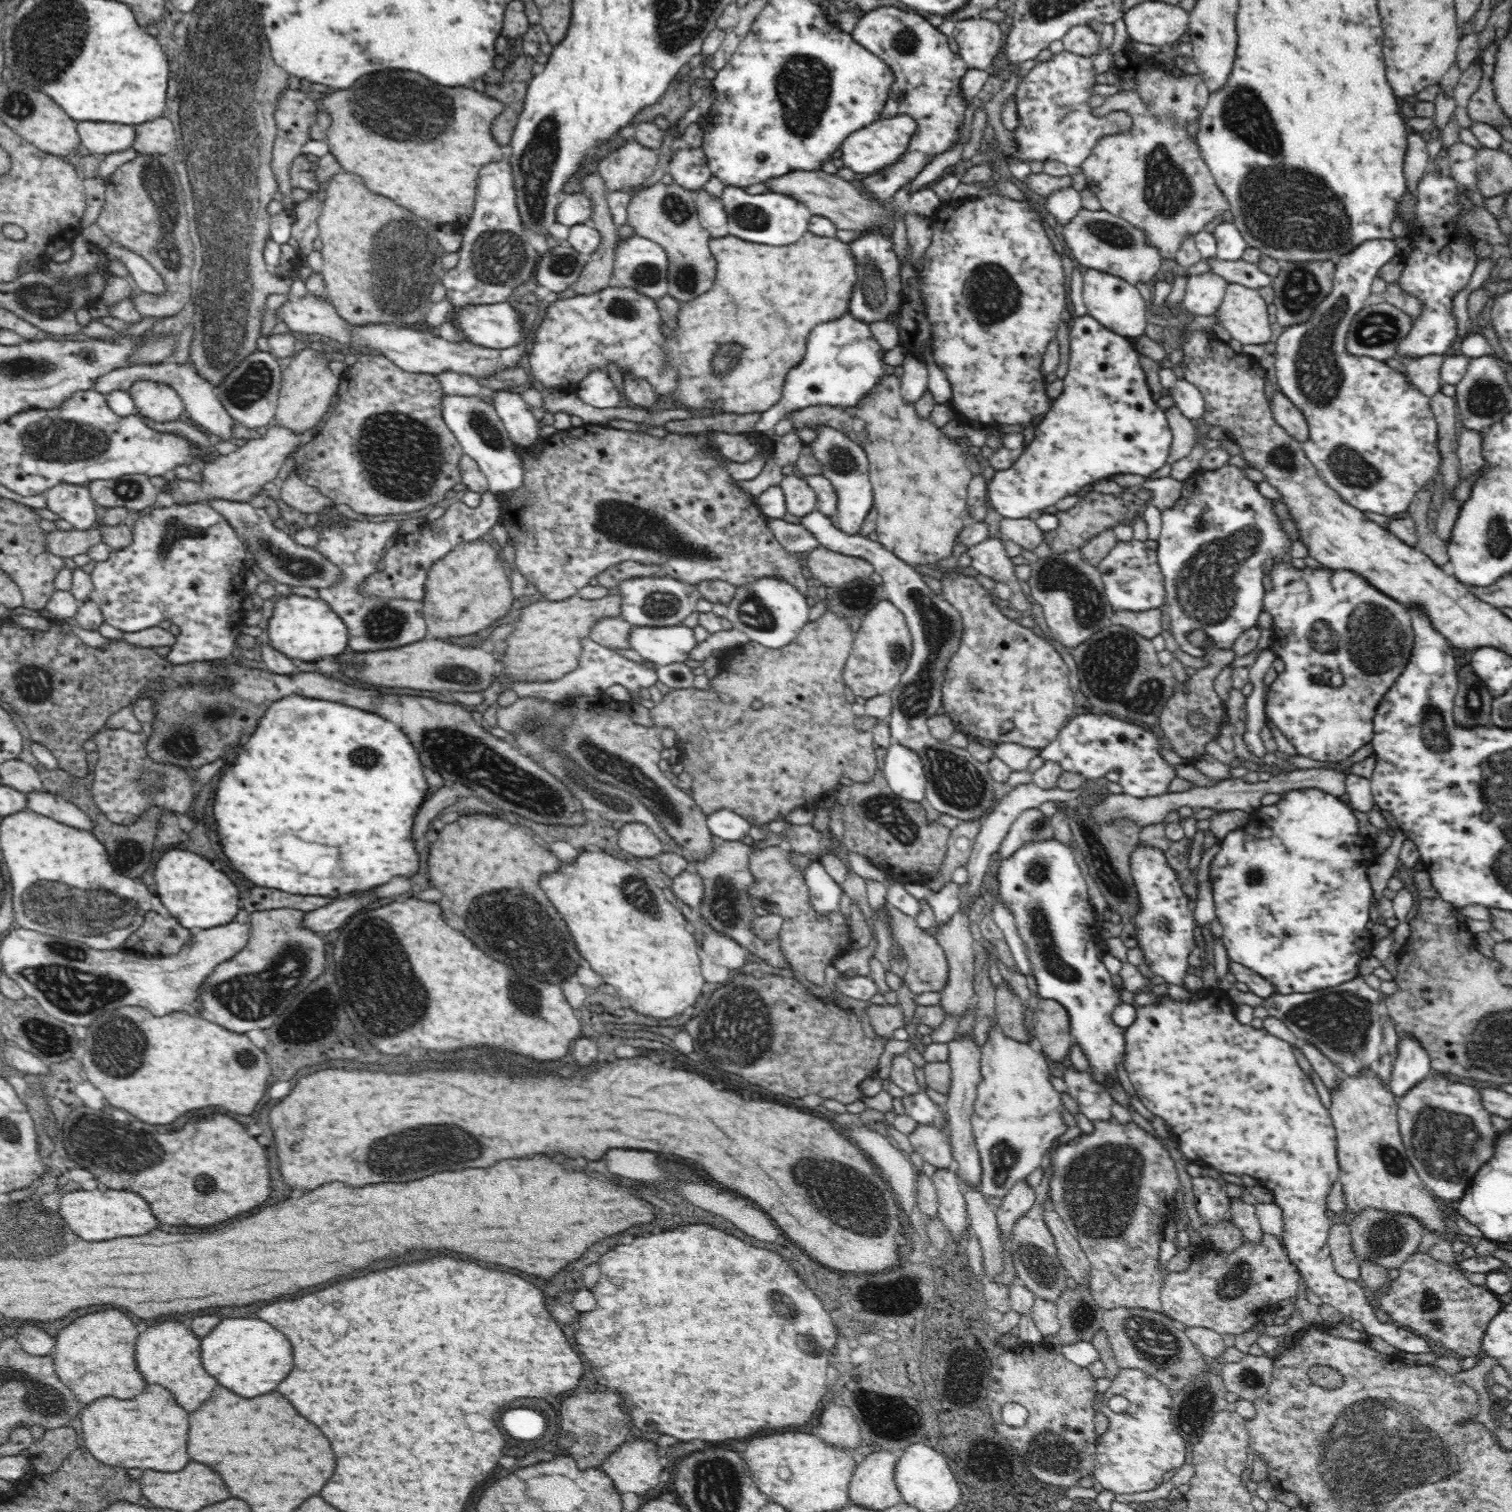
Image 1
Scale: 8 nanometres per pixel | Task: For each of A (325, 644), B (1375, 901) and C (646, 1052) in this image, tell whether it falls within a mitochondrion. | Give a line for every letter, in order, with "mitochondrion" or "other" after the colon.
A: other
B: other
C: other

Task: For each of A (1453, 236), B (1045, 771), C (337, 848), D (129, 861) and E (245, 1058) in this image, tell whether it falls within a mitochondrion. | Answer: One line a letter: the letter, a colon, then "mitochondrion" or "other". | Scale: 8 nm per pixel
A: other
B: other
C: other
D: mitochondrion
E: mitochondrion

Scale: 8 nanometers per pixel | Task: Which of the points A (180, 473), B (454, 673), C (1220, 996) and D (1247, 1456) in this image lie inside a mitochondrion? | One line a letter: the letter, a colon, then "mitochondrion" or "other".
A: other
B: mitochondrion
C: other
D: other

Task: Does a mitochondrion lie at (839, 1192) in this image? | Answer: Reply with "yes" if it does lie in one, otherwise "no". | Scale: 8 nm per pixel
yes

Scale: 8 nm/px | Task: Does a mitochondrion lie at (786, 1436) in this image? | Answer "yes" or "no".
no

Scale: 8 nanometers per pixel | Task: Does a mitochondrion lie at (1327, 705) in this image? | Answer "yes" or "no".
no

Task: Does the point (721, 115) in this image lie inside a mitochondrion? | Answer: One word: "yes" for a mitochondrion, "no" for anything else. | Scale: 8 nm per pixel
no

